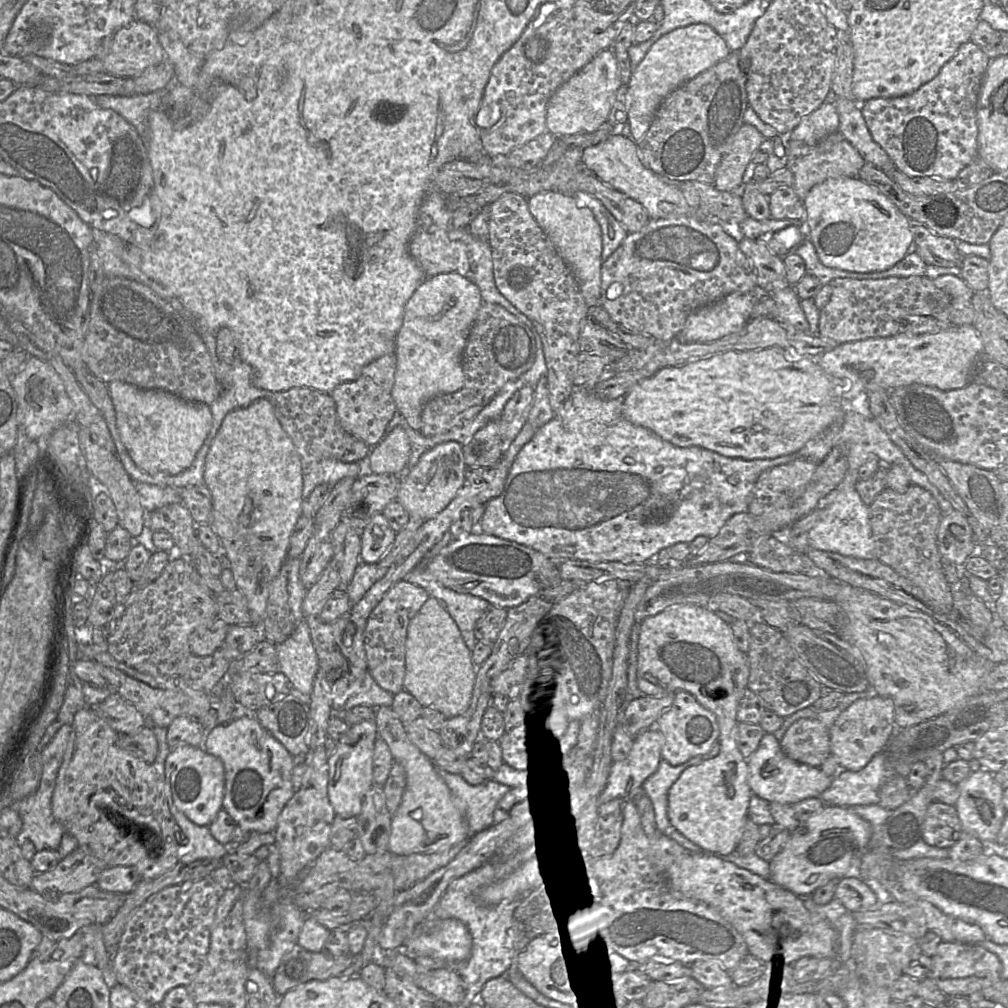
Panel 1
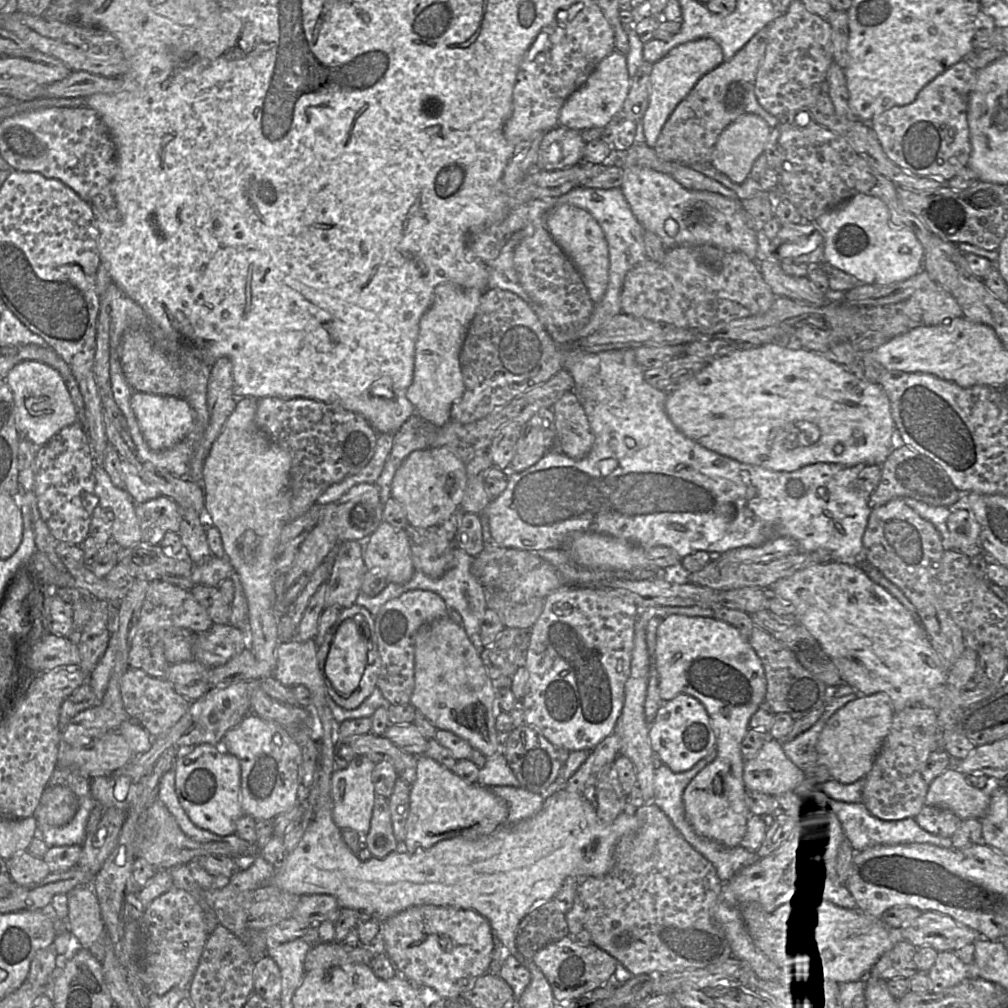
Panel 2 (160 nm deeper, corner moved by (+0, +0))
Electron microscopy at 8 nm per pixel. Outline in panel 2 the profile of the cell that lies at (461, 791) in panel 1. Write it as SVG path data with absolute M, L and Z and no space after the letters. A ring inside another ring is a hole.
M495 786L490 790L506 801L508 816L506 825L517 824L536 814L544 803L544 797L522 787Z

